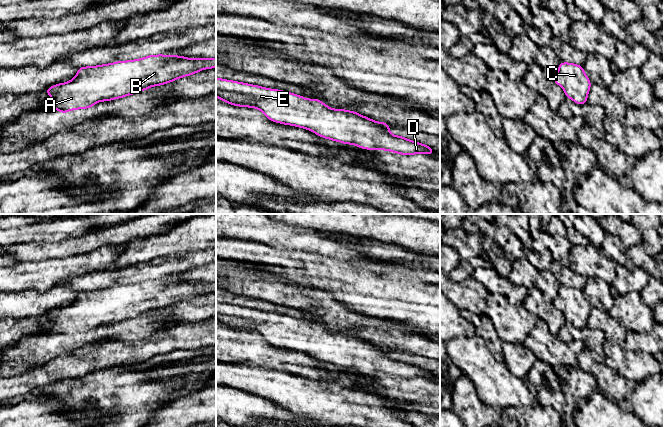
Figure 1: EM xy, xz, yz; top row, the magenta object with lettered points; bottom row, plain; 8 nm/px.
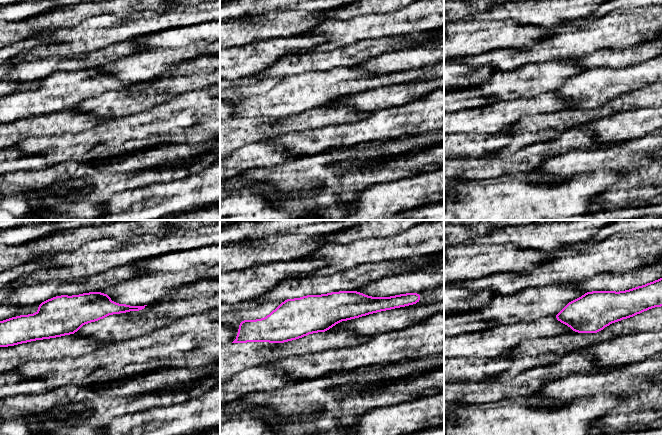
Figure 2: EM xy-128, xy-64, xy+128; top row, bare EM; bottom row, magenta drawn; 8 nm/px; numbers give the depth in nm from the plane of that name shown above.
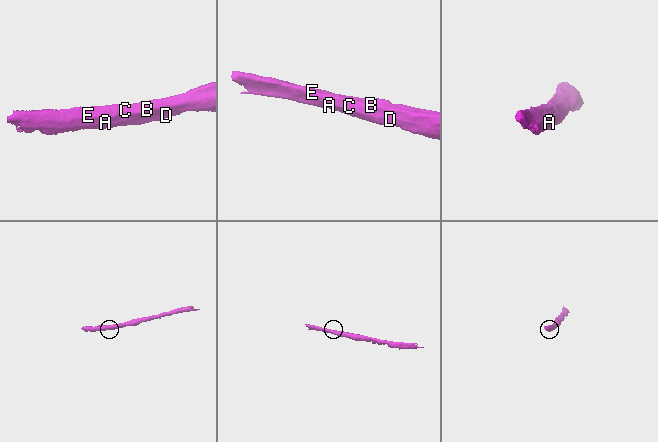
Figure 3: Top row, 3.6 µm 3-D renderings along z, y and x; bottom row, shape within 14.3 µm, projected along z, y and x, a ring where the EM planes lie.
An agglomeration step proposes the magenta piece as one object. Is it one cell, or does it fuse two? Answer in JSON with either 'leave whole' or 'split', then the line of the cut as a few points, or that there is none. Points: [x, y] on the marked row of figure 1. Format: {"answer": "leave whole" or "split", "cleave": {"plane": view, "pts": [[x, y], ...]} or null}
{"answer": "leave whole", "cleave": null}

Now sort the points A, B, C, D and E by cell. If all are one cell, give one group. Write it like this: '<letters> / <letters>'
A B C D E

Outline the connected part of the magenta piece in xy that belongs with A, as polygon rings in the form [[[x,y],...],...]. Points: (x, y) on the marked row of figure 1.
[[[150,55],[136,60],[119,61],[99,66],[79,67],[77,75],[72,80],[68,81],[67,83],[53,85],[52,87],[46,89],[45,92],[53,99],[50,109],[59,110],[62,114],[65,114],[67,111],[76,109],[87,109],[100,101],[109,101],[136,94],[140,91],[147,90],[151,86],[163,85],[177,80],[178,78],[196,74],[200,70],[215,67],[216,58],[189,59],[184,56],[175,55]]]

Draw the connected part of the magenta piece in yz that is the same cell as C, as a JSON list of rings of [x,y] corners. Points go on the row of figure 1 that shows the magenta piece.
[[[561,62],[557,74],[552,79],[564,89],[567,98],[579,105],[587,103],[587,95],[592,83],[582,66]]]

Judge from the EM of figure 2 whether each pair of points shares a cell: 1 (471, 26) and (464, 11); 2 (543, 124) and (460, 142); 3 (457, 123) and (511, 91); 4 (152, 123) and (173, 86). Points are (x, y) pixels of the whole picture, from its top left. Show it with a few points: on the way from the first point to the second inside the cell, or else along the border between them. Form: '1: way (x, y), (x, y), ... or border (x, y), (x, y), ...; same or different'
1: border (466, 19), (459, 21); different
2: border (510, 138), (510, 142), (507, 145), (491, 152); different
3: border (518, 97), (512, 100), (495, 101); different
4: border (184, 92), (151, 108); different

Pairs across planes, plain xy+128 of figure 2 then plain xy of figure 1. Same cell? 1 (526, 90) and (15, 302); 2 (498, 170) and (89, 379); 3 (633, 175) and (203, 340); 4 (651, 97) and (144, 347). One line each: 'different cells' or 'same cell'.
1: same cell
2: different cells
3: different cells
4: different cells

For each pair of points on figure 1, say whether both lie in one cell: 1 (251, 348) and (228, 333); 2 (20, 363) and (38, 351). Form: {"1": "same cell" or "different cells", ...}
{"1": "same cell", "2": "same cell"}

